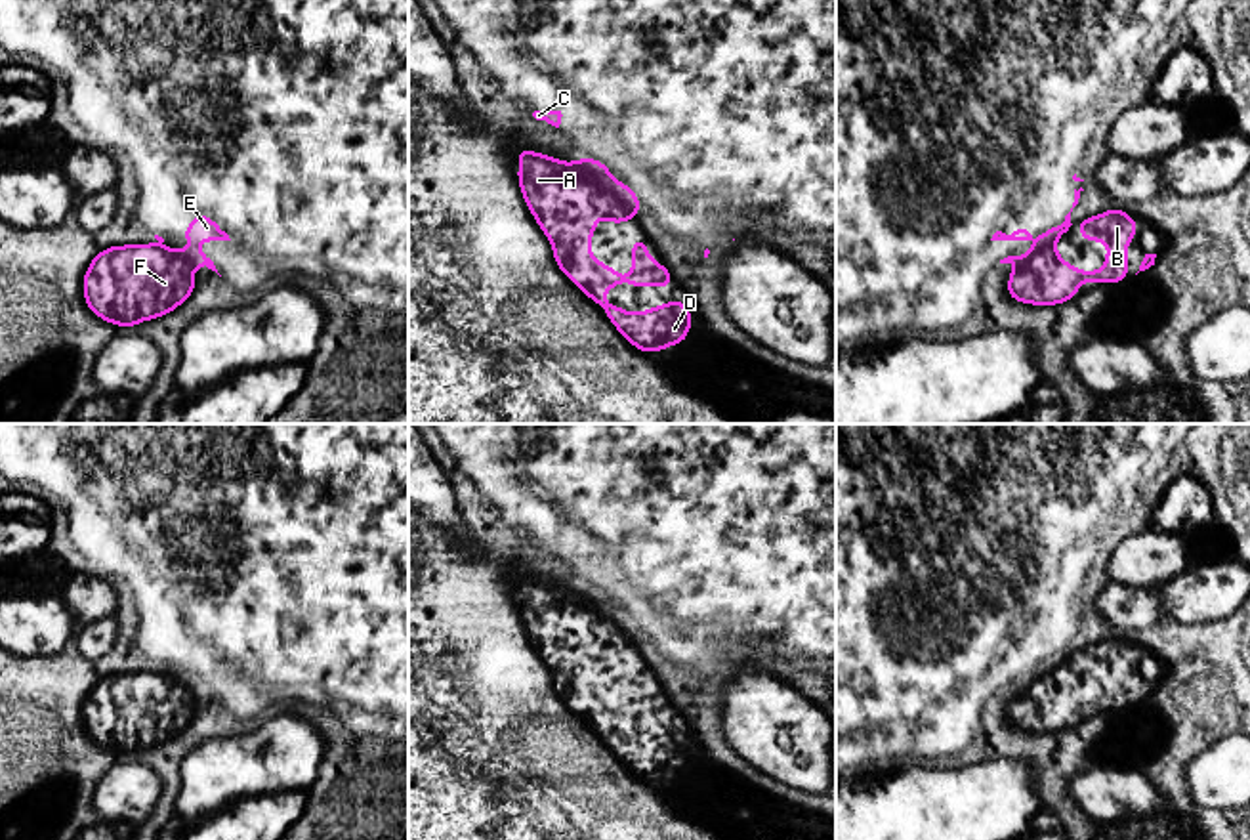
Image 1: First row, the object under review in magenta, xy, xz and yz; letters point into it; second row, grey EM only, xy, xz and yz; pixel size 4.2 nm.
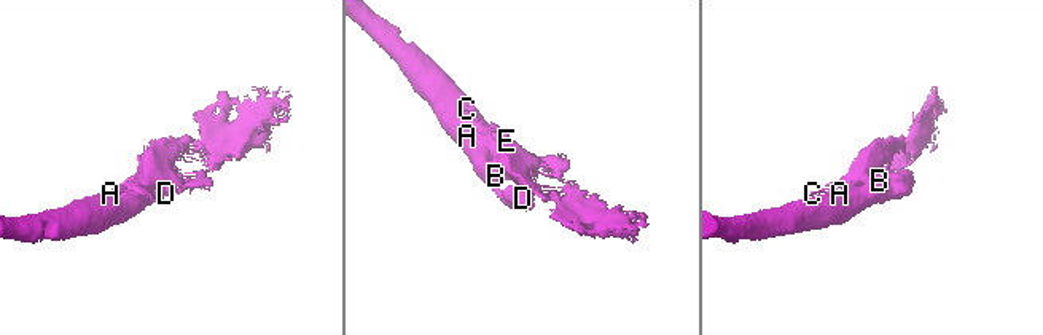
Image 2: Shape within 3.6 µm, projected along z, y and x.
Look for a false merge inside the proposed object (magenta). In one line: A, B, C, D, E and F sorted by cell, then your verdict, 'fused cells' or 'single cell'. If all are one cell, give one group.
groups A B D F / C E; fused cells

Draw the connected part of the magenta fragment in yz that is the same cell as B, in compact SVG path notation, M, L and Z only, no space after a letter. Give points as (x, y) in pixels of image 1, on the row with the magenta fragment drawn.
M1111 208L1101 216L1086 218L1080 225L1082 241L1107 241L1109 252L1105 256L1107 267L1101 271L1078 271L1059 258L1053 244L1034 252L1031 260L1010 273L1008 296L1034 305L1057 305L1078 296L1078 283L1105 283L1128 281L1126 271L1126 244L1135 239L1137 220L1128 212Z

